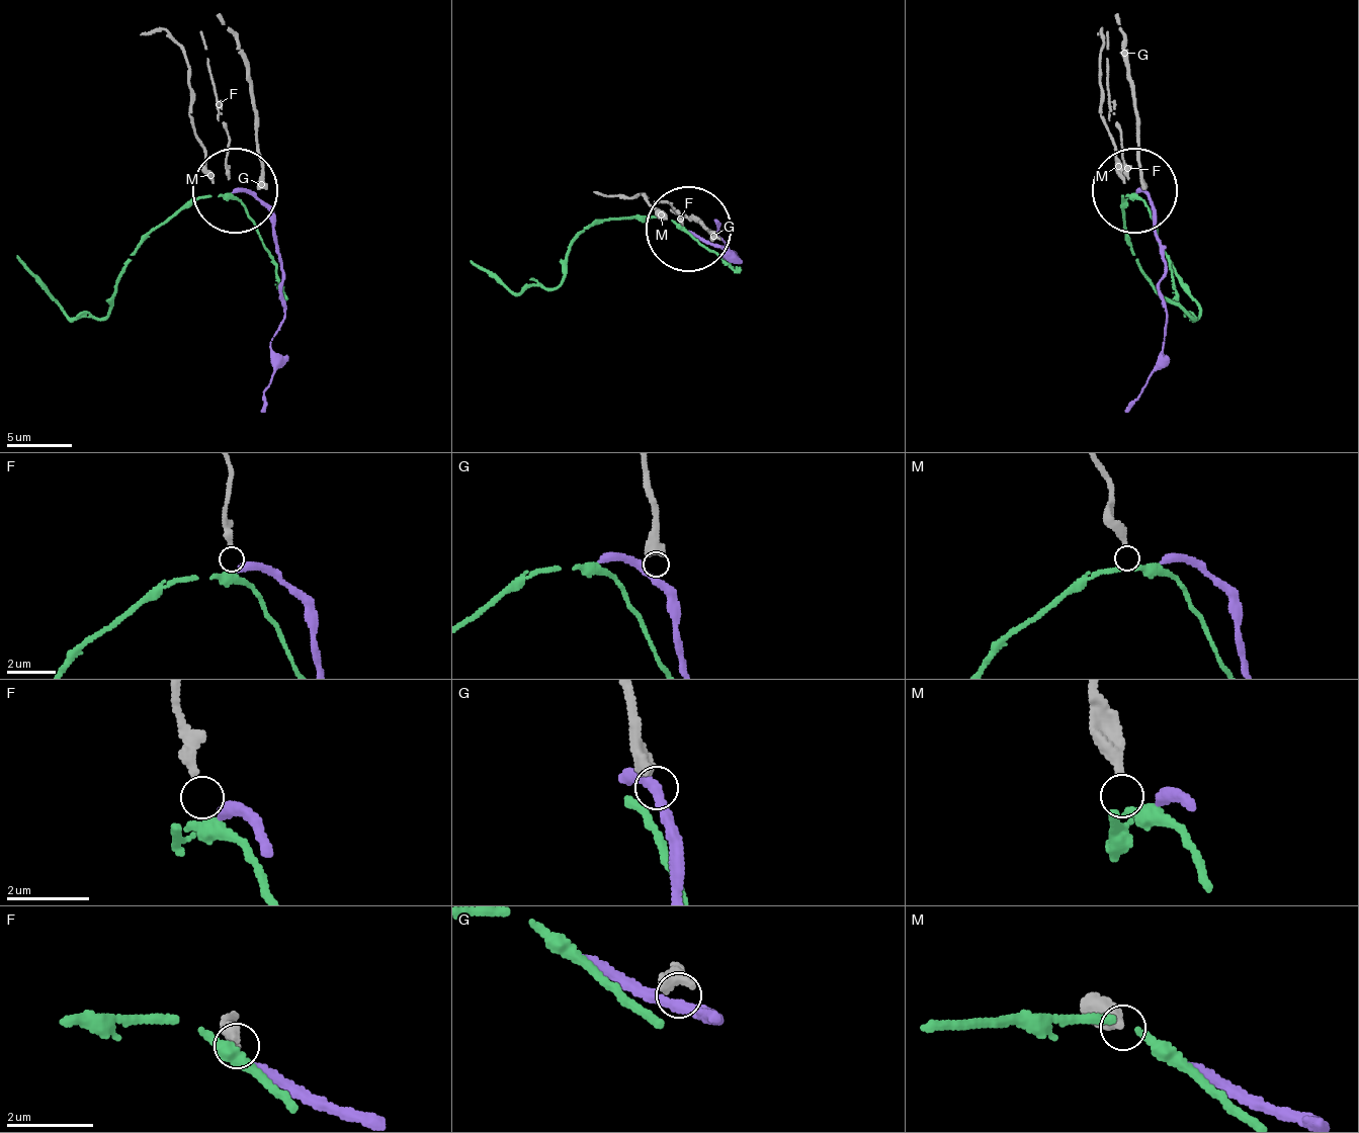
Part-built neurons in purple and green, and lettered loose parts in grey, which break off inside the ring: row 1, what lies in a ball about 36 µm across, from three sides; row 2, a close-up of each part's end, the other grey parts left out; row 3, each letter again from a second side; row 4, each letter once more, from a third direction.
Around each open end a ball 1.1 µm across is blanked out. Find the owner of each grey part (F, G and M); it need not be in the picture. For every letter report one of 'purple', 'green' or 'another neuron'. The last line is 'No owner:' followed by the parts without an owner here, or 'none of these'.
F: another neuron
G: another neuron
M: another neuron
No owner: F, G, M

